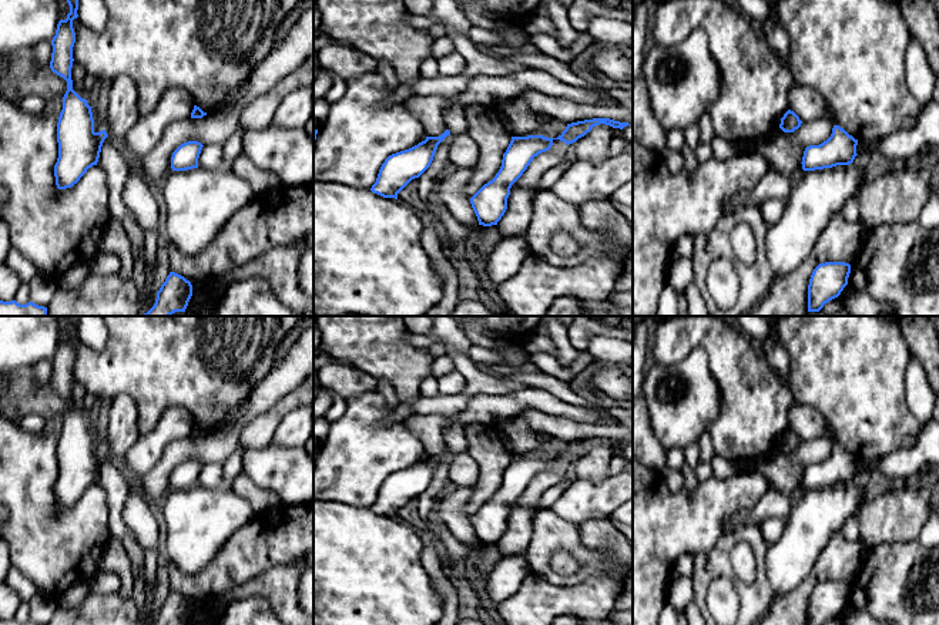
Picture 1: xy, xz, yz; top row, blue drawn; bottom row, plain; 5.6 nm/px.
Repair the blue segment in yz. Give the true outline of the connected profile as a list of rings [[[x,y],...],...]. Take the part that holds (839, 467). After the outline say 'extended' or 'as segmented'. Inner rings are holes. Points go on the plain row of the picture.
[[[834,444],[831,456],[819,464],[809,464],[804,470],[802,488],[815,490],[836,484],[849,484],[856,473],[858,458],[839,444]]] | as segmented

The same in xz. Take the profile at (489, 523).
[[[593,437],[567,443],[566,448],[557,457],[543,454],[512,456],[496,495],[470,517],[479,544],[497,544],[507,528],[512,504],[523,494],[534,476],[551,467],[554,458],[570,464],[600,443],[620,448],[630,444],[628,441],[610,437]]] | as segmented

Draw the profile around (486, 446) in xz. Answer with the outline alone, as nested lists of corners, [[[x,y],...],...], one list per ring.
[[[472,423],[466,426],[465,431],[469,441],[467,453],[479,466],[479,481],[473,487],[472,497],[463,508],[472,517],[499,491],[503,473],[513,454],[494,426]]]

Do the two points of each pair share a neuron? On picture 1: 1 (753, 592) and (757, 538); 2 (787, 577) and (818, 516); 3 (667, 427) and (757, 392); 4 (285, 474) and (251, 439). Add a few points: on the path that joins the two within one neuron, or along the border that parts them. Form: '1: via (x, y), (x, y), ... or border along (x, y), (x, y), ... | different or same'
1: via (760, 580), (760, 551) | same
2: via (788, 561), (810, 531) | same
3: border along (711, 373), (718, 386), (720, 413), (707, 430) | different
4: border along (271, 440), (262, 447), (245, 447) | different

